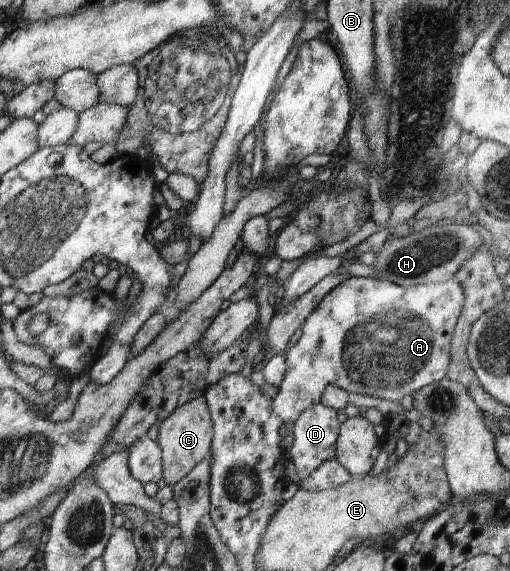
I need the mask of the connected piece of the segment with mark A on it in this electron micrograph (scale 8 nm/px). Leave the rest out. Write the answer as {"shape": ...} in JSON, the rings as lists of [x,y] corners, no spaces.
{"shape":[[[349,277],[347,280],[343,280],[337,288],[333,288],[327,296],[323,297],[317,308],[311,312],[304,322],[302,327],[301,337],[295,342],[295,346],[291,346],[287,352],[284,352],[286,358],[287,370],[285,370],[285,378],[283,382],[279,384],[279,391],[277,396],[271,402],[271,412],[275,416],[279,416],[283,422],[295,422],[297,417],[305,408],[311,408],[315,404],[321,403],[322,394],[325,388],[329,384],[345,390],[345,392],[355,394],[363,394],[363,396],[374,396],[375,398],[383,398],[389,401],[401,401],[406,396],[412,396],[414,392],[417,392],[424,386],[439,382],[442,378],[447,376],[449,372],[449,362],[451,362],[449,349],[455,324],[461,316],[463,310],[463,304],[465,304],[465,292],[463,292],[463,286],[457,278],[451,278],[447,282],[441,284],[427,283],[419,286],[412,286],[411,288],[401,288],[396,284],[391,284],[388,280],[377,280],[373,277]]]}

